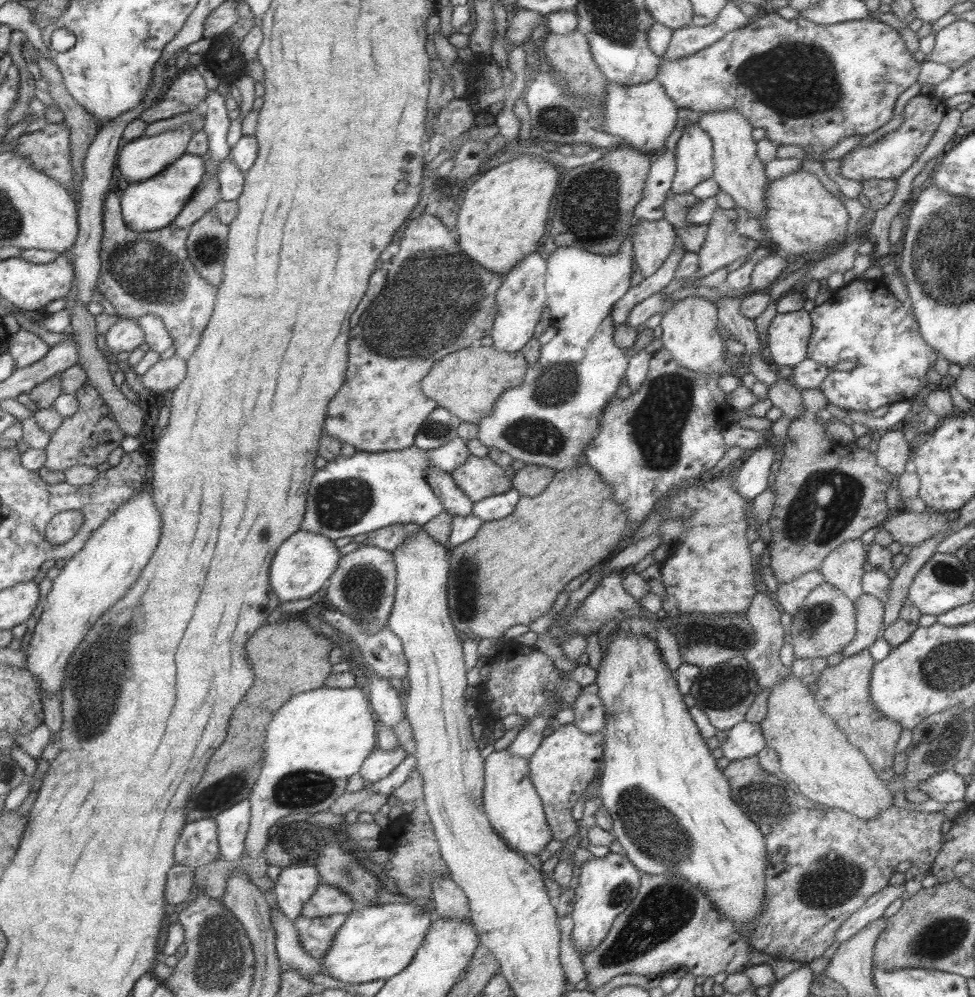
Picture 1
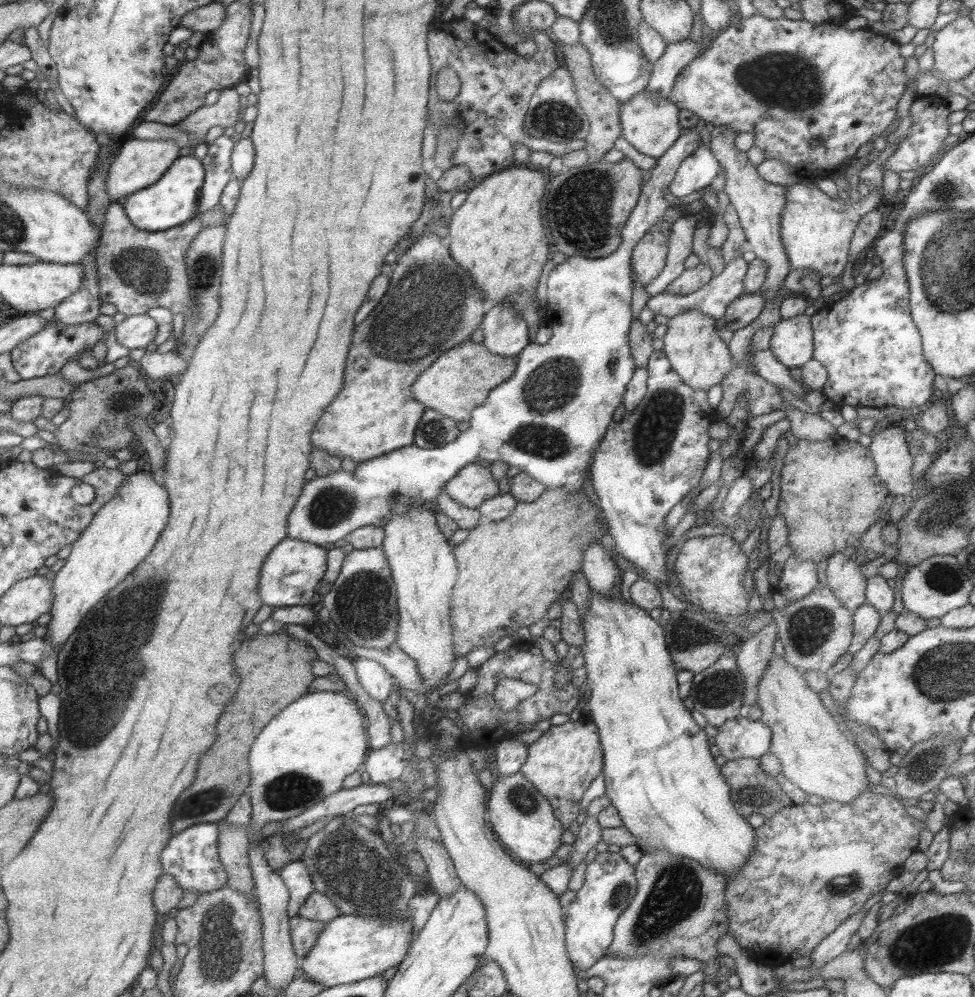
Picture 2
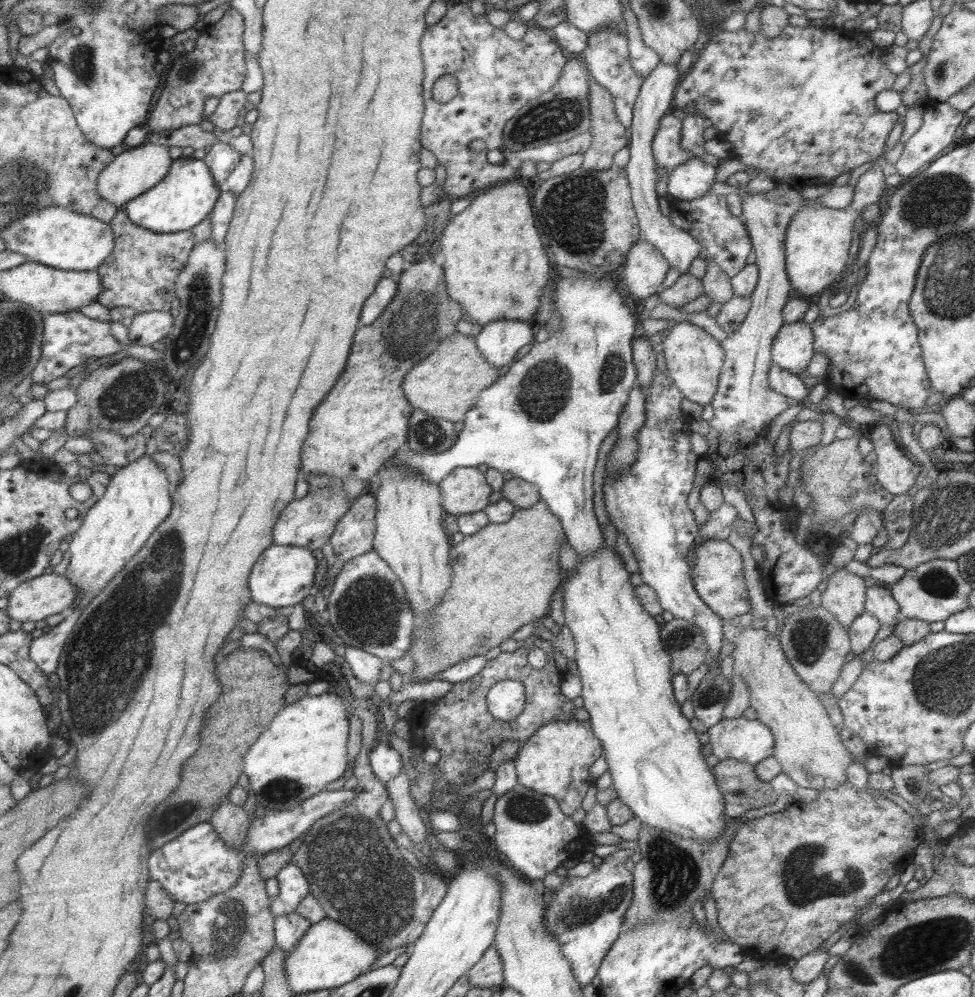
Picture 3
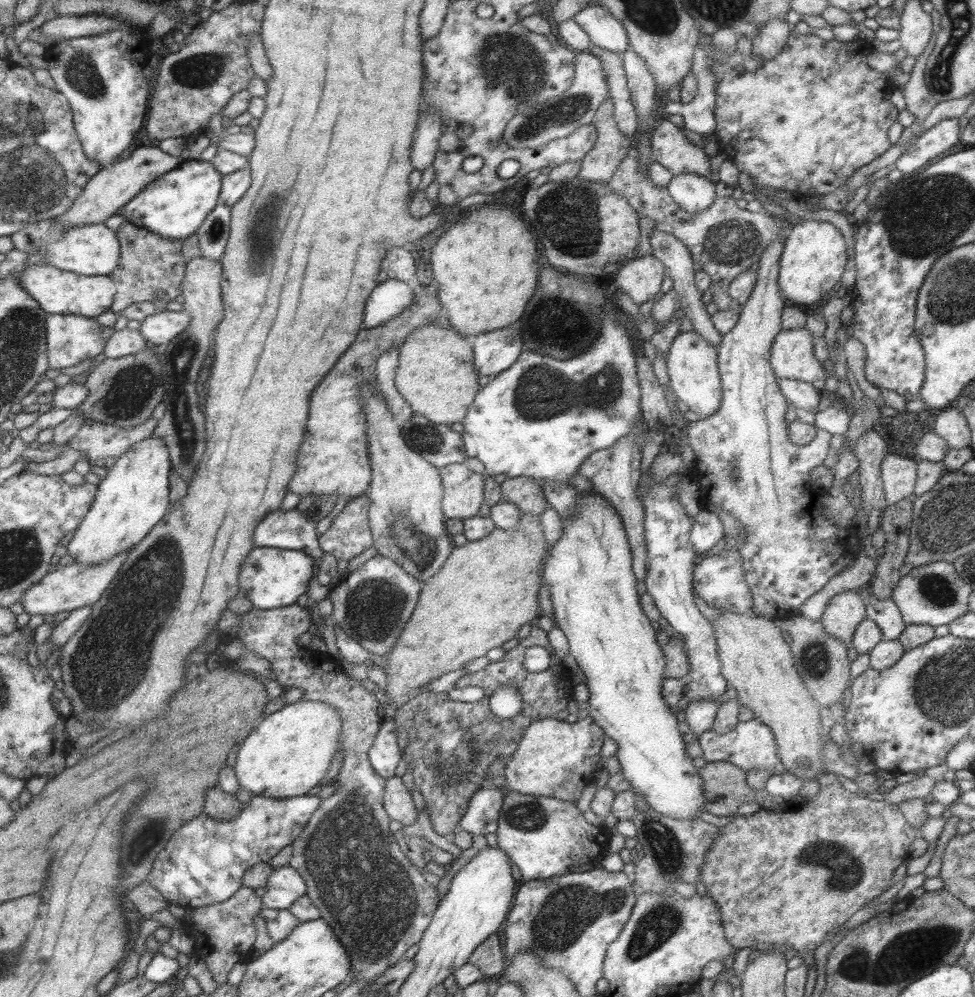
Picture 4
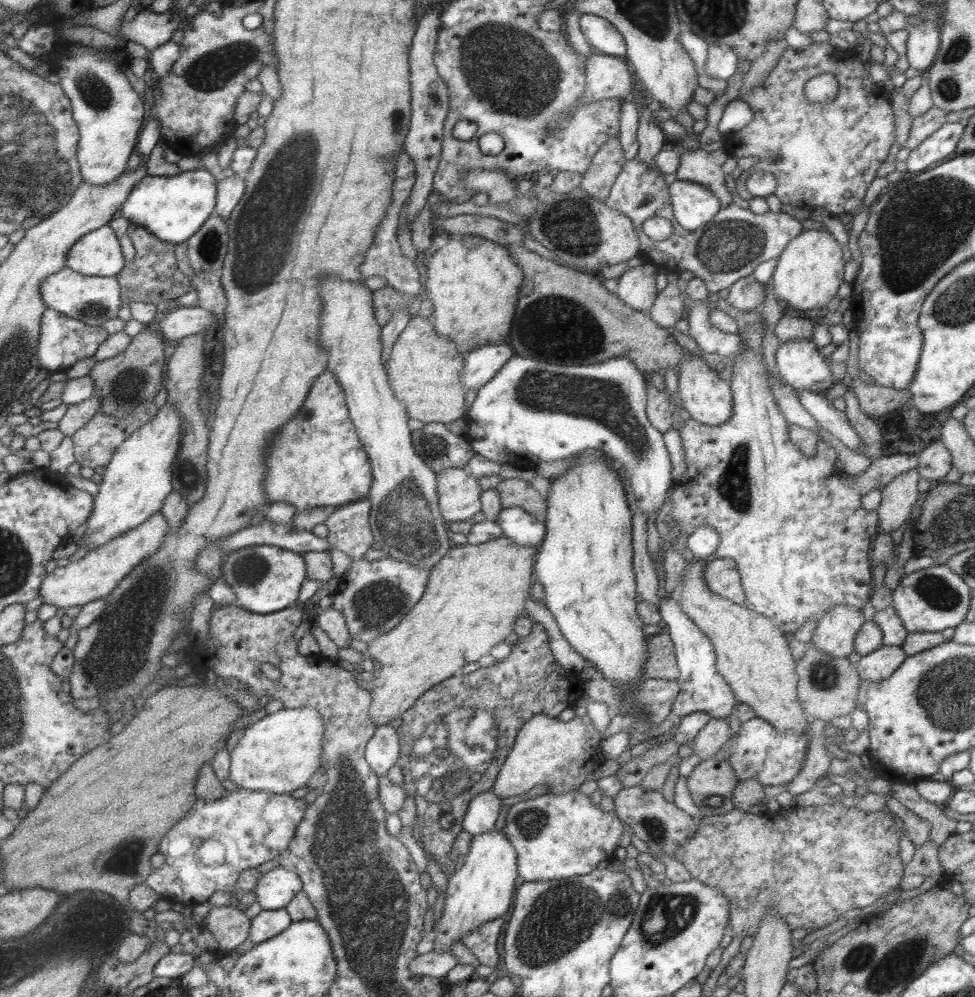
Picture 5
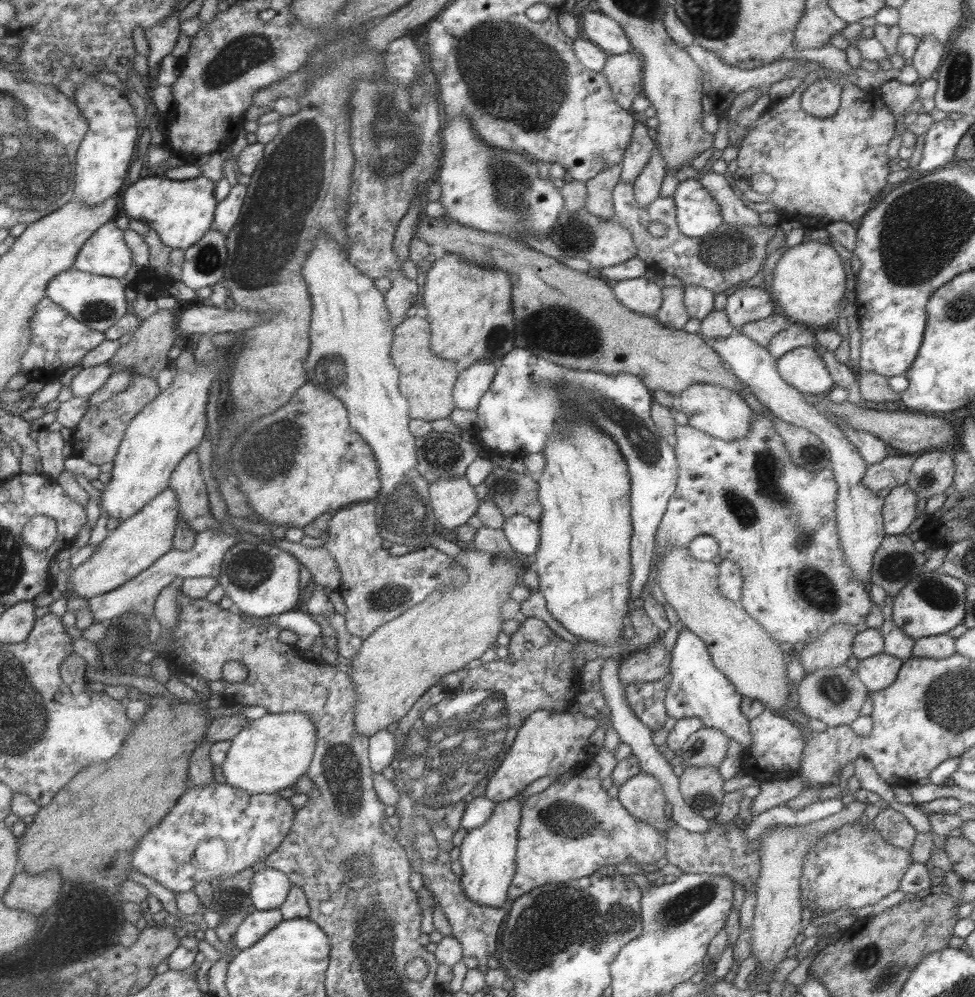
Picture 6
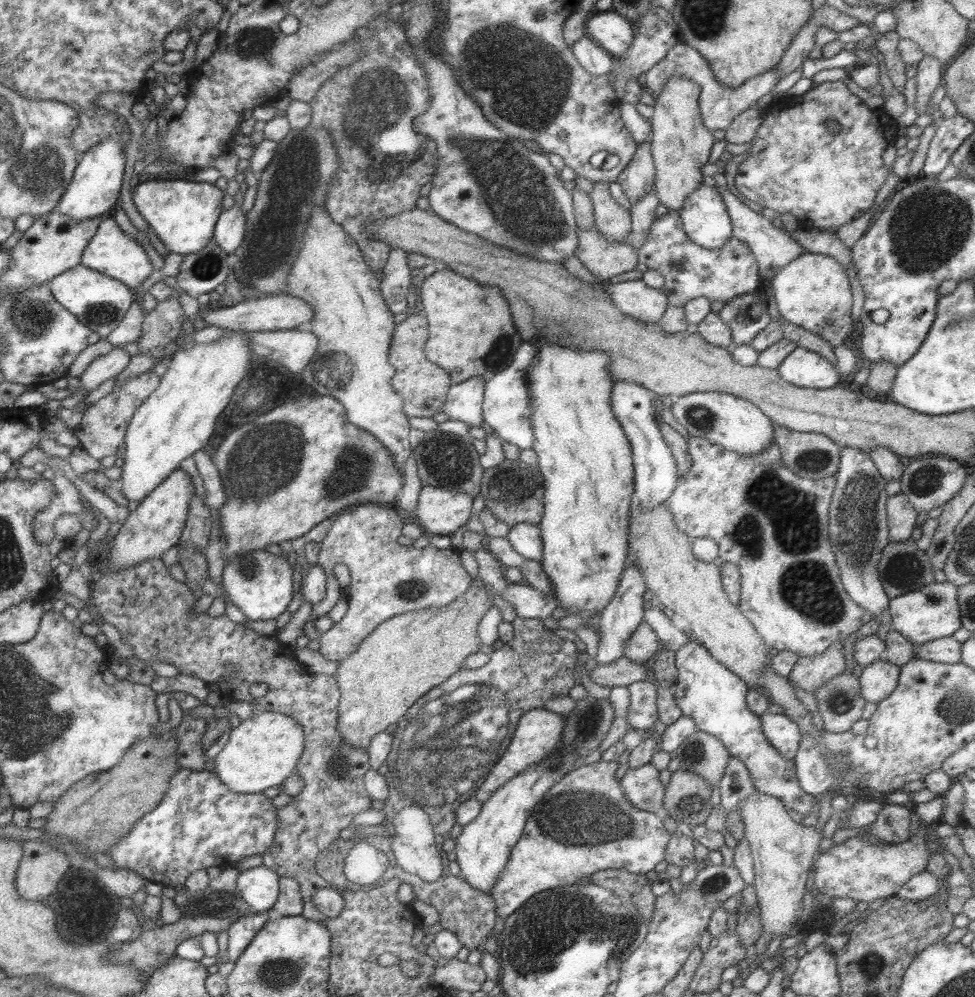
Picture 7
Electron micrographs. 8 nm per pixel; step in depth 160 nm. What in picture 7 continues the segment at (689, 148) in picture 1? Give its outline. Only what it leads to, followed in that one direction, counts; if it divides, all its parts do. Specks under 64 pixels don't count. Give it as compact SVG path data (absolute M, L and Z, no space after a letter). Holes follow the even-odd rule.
M699 183L693 193L685 198L685 202L678 210L681 226L687 238L706 249L718 249L732 236L732 226L727 214L727 209L721 196L714 187Z

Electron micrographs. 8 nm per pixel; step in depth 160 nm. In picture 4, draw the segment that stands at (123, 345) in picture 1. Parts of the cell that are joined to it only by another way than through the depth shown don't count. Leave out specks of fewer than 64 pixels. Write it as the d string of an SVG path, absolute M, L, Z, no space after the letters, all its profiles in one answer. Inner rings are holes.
M165 309L145 317L140 322L138 331L150 346L155 347L158 344L165 345L173 336L187 327L189 321L189 315L185 311Z

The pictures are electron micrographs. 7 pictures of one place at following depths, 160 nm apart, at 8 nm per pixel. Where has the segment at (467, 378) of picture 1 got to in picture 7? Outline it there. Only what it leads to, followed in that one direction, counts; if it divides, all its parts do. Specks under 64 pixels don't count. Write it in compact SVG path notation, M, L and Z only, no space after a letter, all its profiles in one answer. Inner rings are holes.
M408 314L405 320L396 324L388 348L388 363L394 368L390 385L393 392L402 400L401 410L408 418L432 417L434 413L441 413L449 391L450 376L440 366L429 362L423 354L423 344L427 340L428 324L421 315Z

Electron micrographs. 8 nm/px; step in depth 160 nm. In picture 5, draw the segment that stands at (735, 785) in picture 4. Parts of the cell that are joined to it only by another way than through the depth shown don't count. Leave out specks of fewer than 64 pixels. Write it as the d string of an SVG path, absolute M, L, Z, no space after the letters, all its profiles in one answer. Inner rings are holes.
M709 757L692 769L686 778L686 786L702 817L707 817L735 808L732 794L738 781L728 761Z

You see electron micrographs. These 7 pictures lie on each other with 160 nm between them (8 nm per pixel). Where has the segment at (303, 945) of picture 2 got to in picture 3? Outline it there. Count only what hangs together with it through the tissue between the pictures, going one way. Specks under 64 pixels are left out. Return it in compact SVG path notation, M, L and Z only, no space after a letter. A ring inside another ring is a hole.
M295 912L273 917L275 947L286 954L295 950L310 923Z

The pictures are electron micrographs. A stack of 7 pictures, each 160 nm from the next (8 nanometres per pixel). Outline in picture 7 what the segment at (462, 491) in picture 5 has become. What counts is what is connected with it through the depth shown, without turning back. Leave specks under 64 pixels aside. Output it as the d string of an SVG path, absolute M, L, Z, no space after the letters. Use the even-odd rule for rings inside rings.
M421 487L415 510L416 523L425 533L451 536L470 517L471 502L472 496L466 492Z

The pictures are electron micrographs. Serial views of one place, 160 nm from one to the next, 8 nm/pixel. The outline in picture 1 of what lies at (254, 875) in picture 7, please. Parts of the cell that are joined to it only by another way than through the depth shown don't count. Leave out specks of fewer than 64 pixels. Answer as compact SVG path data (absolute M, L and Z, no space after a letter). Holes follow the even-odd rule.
M315 865L283 867L272 890L277 907L285 914L285 918L291 921L298 918L303 904L309 901L320 883Z

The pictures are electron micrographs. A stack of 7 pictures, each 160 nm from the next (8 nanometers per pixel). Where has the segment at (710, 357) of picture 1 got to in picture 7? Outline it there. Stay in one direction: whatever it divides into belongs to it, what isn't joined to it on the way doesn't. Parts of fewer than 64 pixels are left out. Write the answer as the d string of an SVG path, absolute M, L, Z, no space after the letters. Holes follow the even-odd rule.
M693 392L674 399L671 412L689 436L705 438L715 447L730 450L739 456L755 456L773 444L771 420L743 398L723 392Z

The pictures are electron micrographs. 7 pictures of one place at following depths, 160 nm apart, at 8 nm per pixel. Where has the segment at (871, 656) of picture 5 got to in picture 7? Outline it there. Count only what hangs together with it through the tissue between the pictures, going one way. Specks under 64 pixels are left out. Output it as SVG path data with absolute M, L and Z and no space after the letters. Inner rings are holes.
M883 657L862 667L861 676L858 678L861 696L867 702L877 704L898 684L899 672L900 666L885 660Z

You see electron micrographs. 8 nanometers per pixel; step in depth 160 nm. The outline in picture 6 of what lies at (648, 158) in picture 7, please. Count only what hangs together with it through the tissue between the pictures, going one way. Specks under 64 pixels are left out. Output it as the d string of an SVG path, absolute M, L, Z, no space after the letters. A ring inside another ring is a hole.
M639 117L631 129L628 145L624 148L620 165L620 181L631 183L640 173L653 148L652 131Z

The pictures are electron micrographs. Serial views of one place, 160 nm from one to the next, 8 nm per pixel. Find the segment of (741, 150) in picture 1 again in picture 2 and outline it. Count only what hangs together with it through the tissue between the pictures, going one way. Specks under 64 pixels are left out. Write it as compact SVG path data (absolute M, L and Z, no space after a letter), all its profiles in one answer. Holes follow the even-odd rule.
M713 125L710 131L708 149L717 159L720 174L724 176L722 193L727 195L727 201L738 216L740 226L746 238L745 248L751 250L755 258L761 259L766 264L766 277L760 292L764 302L771 297L782 296L780 284L789 272L790 264L780 237L780 214L785 204L786 187L776 186L763 180L747 158L746 152L735 147L736 130L726 126Z

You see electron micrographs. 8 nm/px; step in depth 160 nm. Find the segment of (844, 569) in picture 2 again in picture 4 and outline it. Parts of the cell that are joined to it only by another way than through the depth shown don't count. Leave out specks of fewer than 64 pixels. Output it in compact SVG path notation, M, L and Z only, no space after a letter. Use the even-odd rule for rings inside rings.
M855 590L829 597L820 621L827 634L842 640L849 648L855 627L865 618L864 602Z

